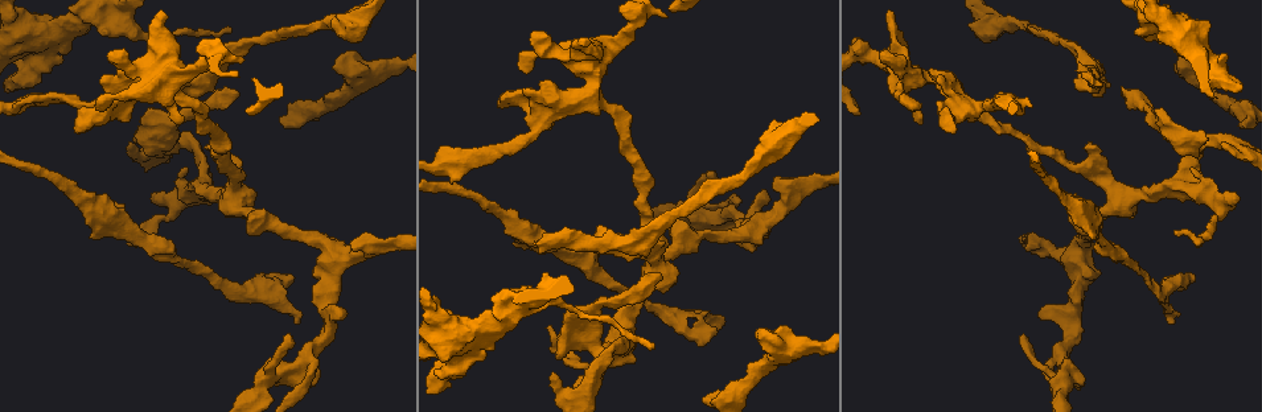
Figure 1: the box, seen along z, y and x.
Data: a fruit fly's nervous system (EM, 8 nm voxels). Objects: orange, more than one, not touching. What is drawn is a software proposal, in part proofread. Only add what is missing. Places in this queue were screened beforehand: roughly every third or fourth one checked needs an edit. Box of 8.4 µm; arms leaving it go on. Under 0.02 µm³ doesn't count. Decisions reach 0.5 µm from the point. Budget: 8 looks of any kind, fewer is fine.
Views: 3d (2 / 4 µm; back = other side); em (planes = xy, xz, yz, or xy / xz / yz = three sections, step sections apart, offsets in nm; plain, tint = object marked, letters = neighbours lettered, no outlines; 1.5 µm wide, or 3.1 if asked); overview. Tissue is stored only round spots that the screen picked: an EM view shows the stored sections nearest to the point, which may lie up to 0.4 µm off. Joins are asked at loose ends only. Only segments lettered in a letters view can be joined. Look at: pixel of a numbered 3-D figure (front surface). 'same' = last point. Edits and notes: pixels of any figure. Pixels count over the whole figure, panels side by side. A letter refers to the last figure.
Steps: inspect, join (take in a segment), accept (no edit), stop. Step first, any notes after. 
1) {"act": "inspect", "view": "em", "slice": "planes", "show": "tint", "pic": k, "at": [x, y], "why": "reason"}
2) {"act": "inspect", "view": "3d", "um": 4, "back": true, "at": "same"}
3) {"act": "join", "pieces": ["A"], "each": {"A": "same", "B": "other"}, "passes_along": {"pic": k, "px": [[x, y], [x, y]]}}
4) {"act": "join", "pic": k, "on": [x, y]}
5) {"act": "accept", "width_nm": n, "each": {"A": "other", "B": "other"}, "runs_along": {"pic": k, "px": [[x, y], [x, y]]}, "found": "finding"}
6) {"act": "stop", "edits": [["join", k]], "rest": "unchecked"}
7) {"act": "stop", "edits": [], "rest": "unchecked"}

{"act": "inspect", "view": "em", "slice": "planes", "show": "plain", "pic": 1, "at": [1170, 321], "why": "branch stops here"}

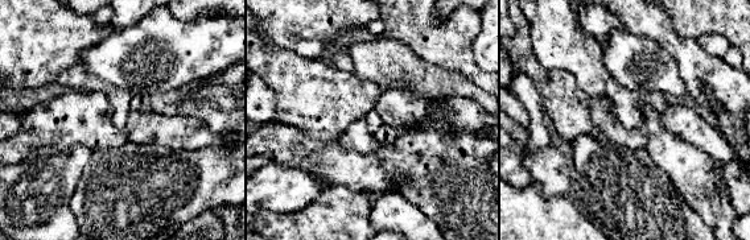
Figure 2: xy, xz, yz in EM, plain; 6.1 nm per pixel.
{"act": "inspect", "view": "em", "slice": "planes", "show": "letters", "at": "same"}

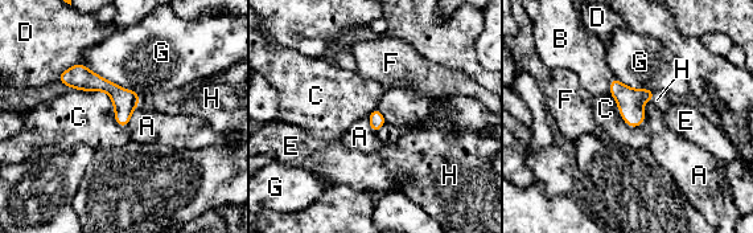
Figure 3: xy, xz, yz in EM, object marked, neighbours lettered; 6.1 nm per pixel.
{"act": "join", "pieces": ["H"], "longest_contact_nm": ["G", 420], "each": {"A": "other", "B": "other", "C": "other", "D": "other", "E": "other", "F": "other", "G": "other", "H": "same"}, "found": "the cell continues"}

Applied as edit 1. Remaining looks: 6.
{"act": "inspect", "view": "overview"}

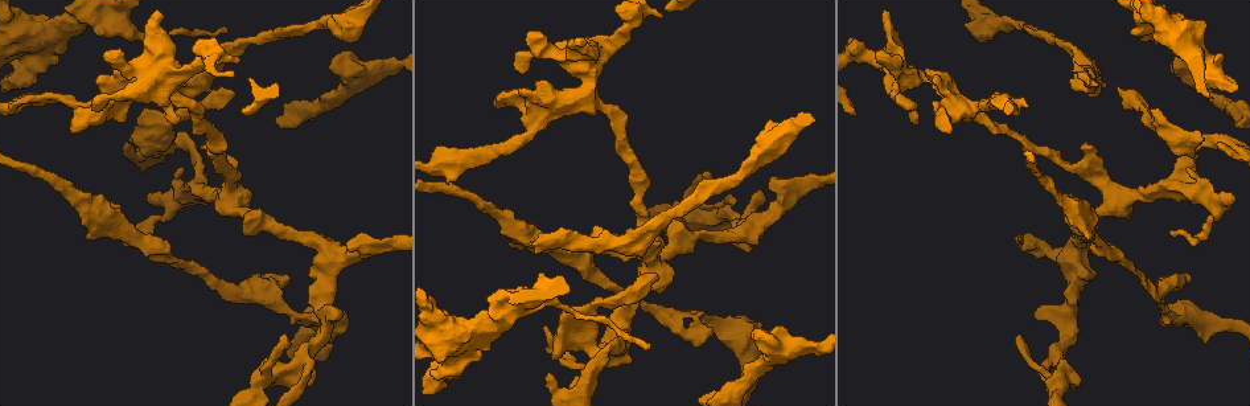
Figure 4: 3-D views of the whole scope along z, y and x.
{"act": "inspect", "view": "em", "slice": "planes", "show": "letters", "pic": 4, "at": [1098, 84], "why": "an open end"}

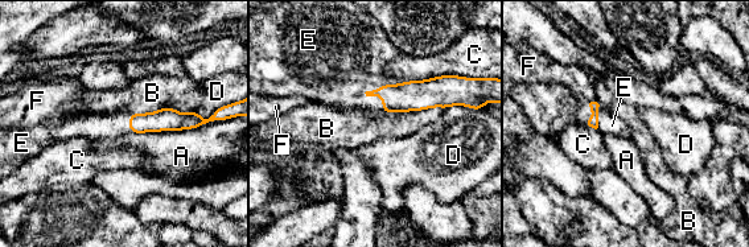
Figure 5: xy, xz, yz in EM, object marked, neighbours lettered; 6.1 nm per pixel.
{"act": "join", "pieces": ["E"], "longest_contact_nm": ["A", 550], "each": {"A": "other", "B": "other", "C": "other", "D": "other", "E": "same", "F": "other"}, "passes_along": {"pic": 5, "px": [[412, 95], [371, 95], [349, 61]]}, "found": "the cell continues"}

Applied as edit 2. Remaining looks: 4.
{"act": "inspect", "view": "3d", "um": 4, "pic": 4, "at": [648, 349]}

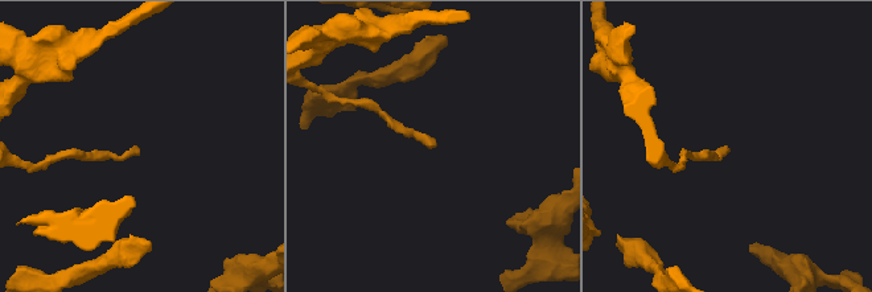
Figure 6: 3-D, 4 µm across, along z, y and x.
{"act": "inspect", "view": "em", "slice": "planes", "show": "letters", "pic": 6, "at": [139, 150], "why": "need the tissue"}

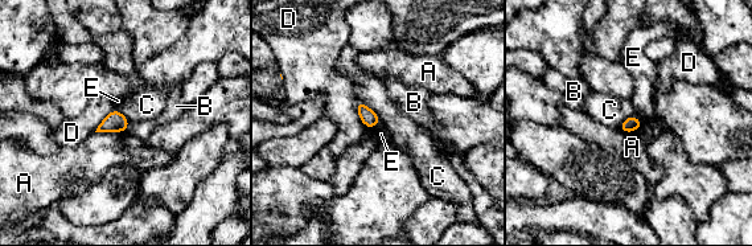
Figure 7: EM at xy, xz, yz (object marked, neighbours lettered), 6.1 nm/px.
{"act": "accept", "width_nm": 90, "each": {"A": "other", "B": "other", "C": "other", "D": "other", "E": "other"}, "border": {"pic": 7, "px": [[361, 101], [377, 114], [381, 123]]}, "found": "no lettered segment goes on from it"}

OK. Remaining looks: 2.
{"act": "stop", "edits": [["join", 3], ["join", 5]], "rest": "unchecked"}

